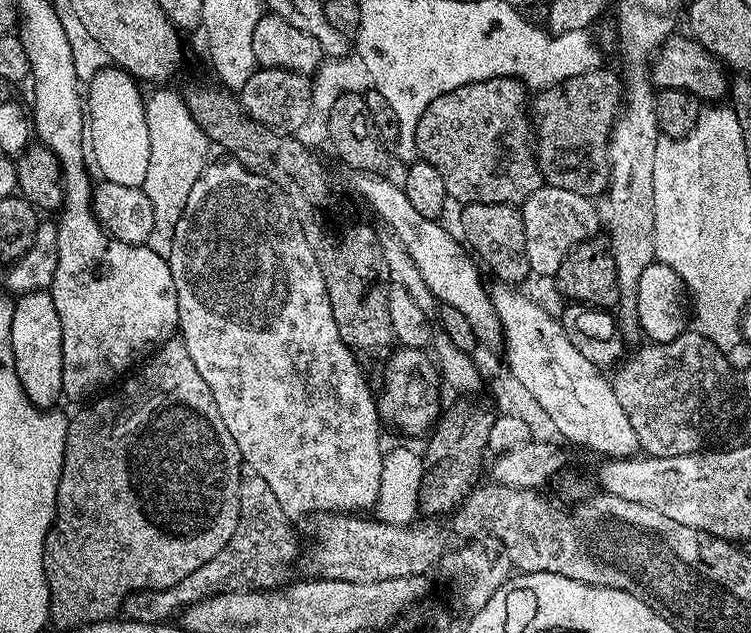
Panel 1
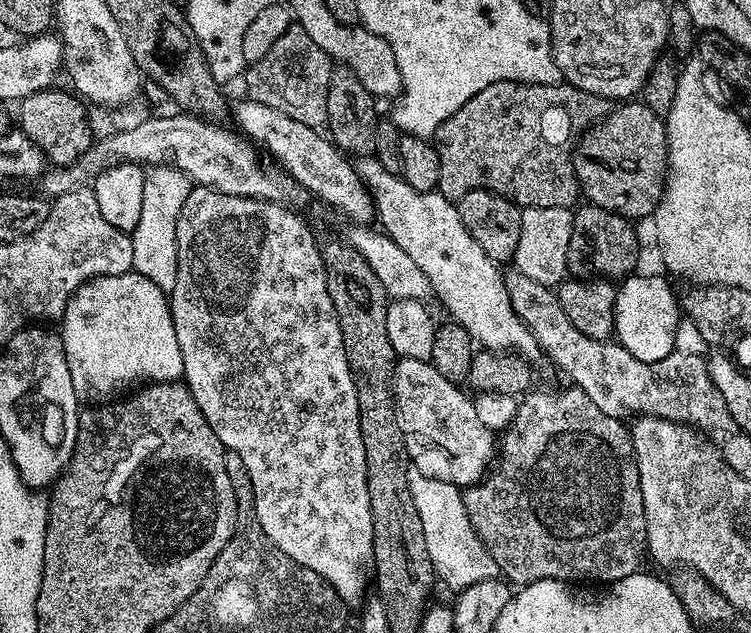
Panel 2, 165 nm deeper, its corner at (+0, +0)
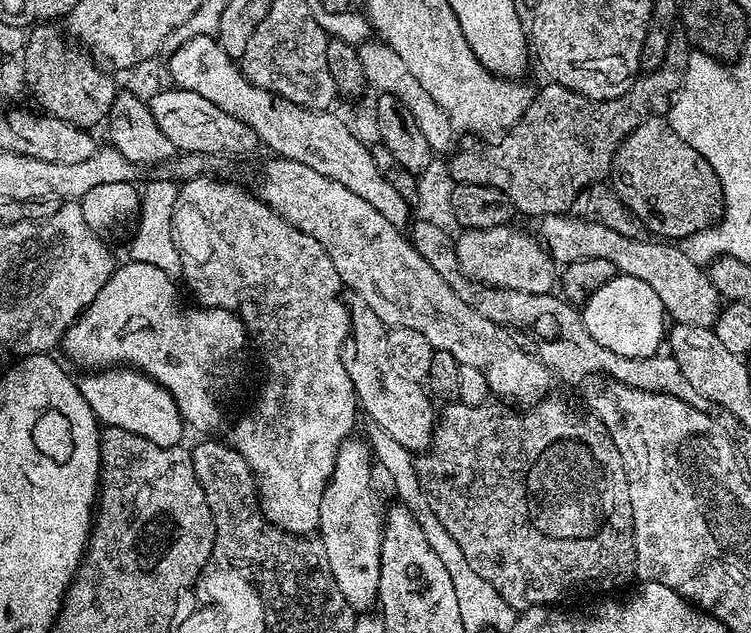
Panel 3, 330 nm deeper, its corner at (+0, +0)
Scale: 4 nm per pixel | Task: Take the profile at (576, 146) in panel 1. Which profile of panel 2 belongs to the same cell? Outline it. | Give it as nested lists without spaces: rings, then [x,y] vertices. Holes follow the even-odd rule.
[[[620,102],[603,120],[593,123],[581,136],[584,137],[581,140],[579,137],[574,148],[574,163],[583,199],[617,212],[619,216],[626,216],[633,222],[639,221],[639,216],[651,217],[664,192],[668,175],[668,129],[662,117],[643,102]]]

